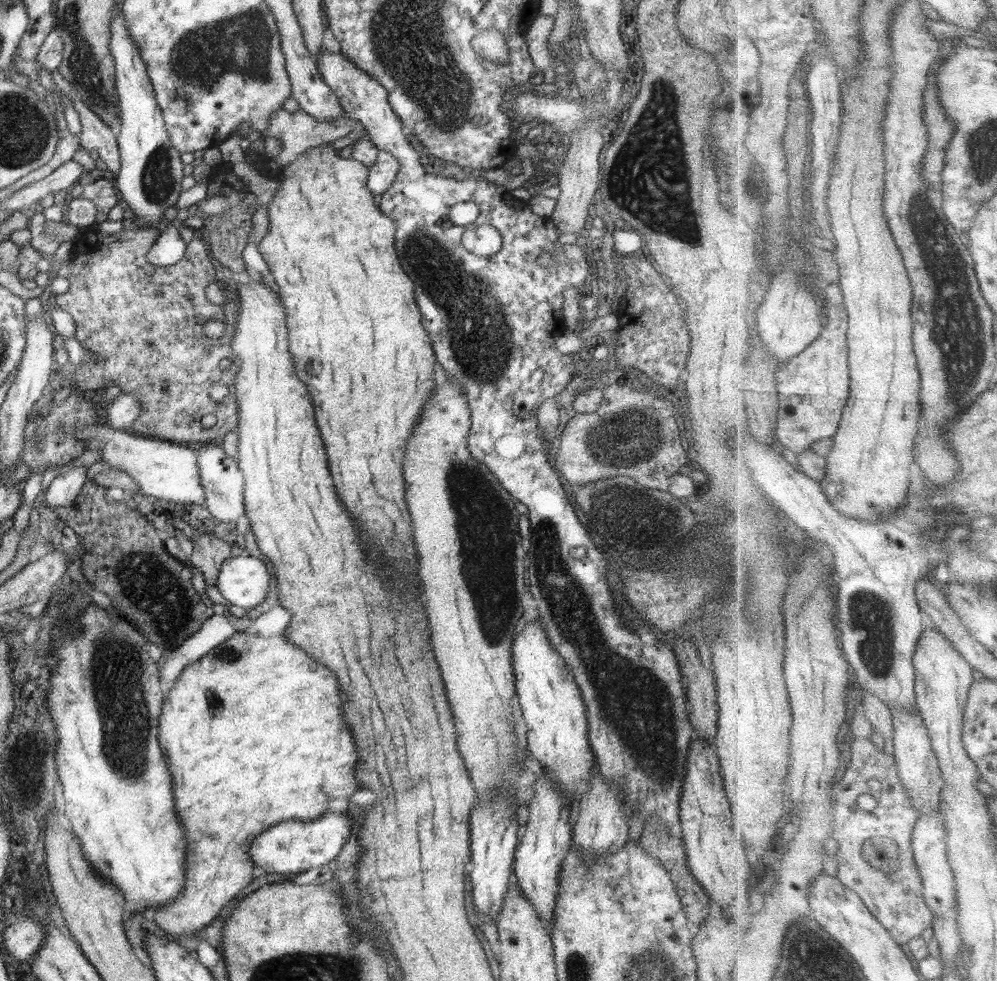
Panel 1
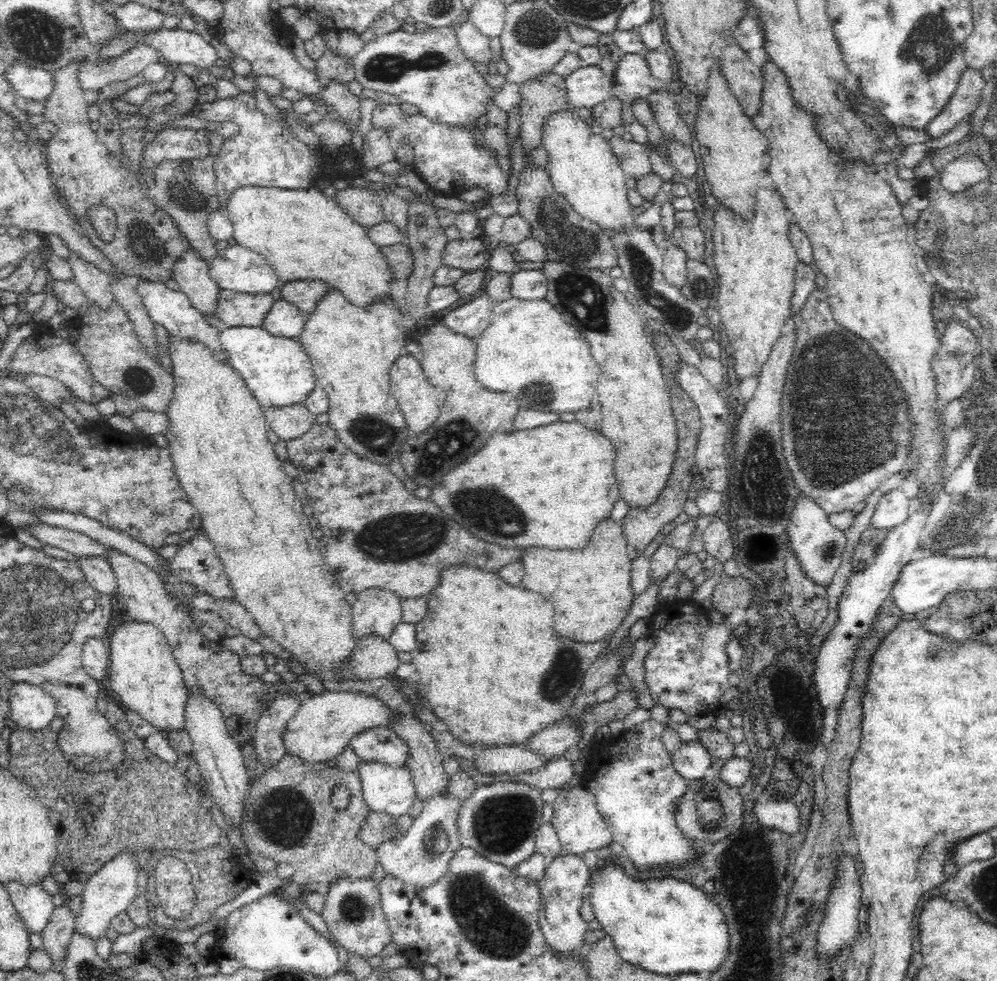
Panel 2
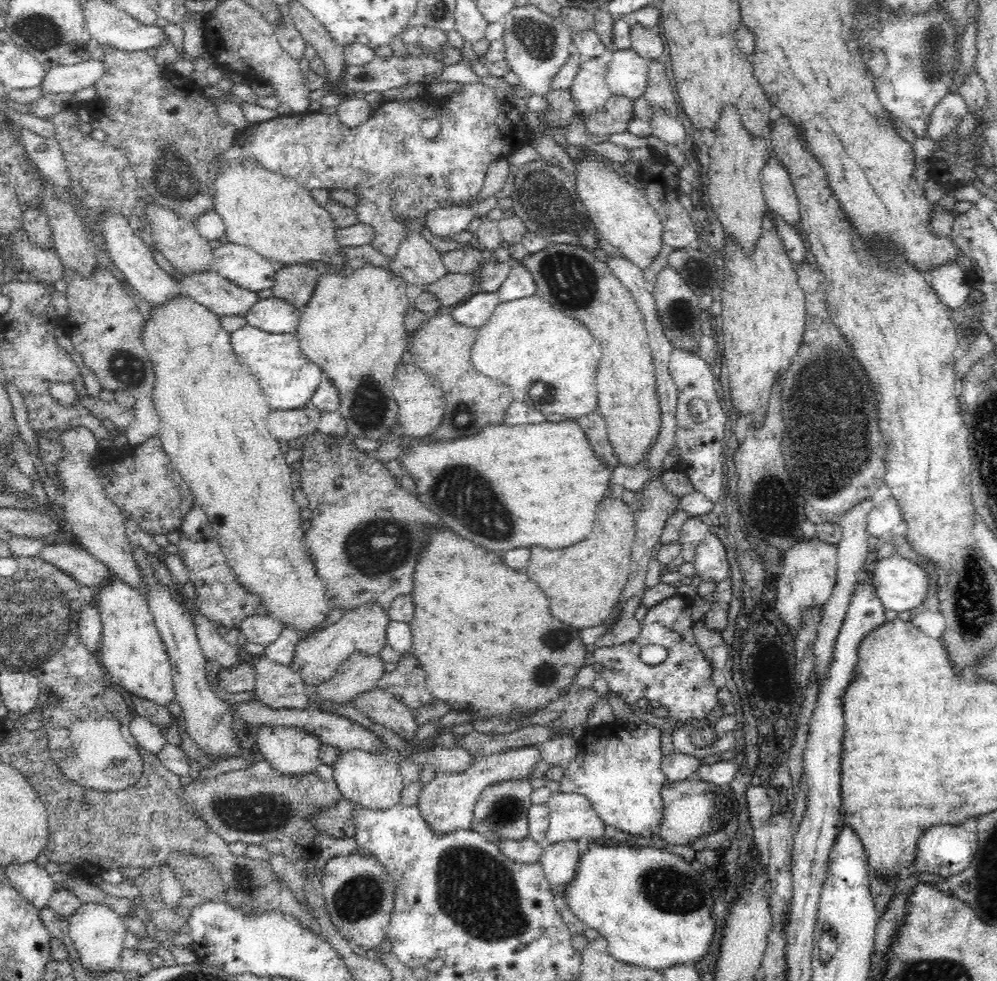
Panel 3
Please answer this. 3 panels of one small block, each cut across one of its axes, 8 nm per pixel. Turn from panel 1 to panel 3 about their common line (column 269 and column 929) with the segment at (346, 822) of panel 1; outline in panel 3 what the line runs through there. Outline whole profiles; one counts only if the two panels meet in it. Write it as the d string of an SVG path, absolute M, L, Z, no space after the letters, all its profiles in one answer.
M948 824L930 826L920 836L914 865L922 874L955 875L968 868L968 864L974 860L976 852L978 852L977 834L968 832L964 826L948 826Z

